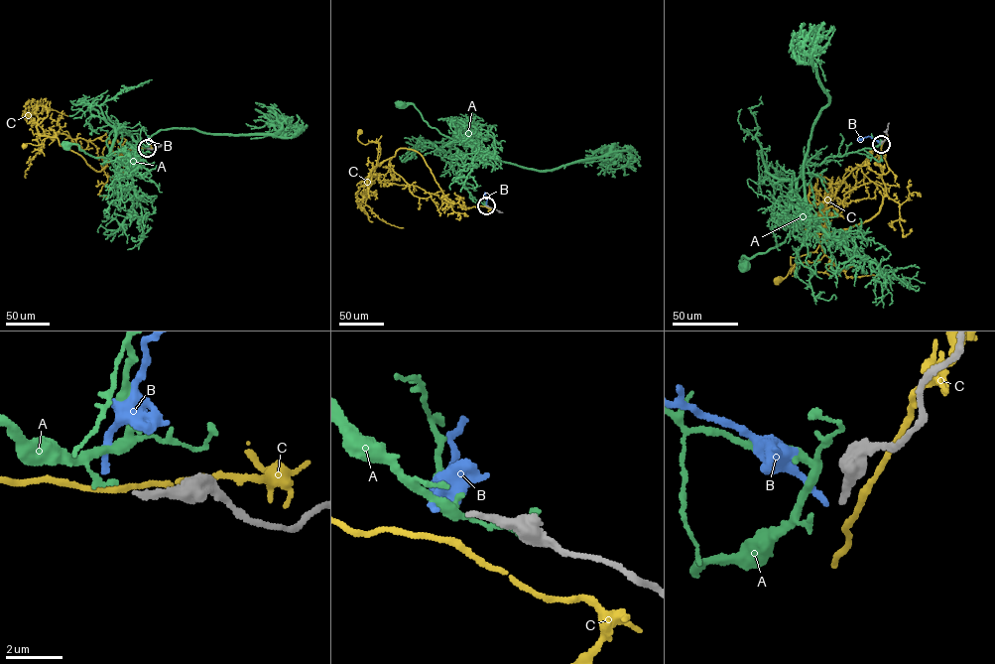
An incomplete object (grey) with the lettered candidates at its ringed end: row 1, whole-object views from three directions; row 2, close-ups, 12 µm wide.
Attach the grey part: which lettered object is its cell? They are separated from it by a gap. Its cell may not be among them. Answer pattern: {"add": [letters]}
{"add": []}

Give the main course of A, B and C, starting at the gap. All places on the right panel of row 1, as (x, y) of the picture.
A: (880, 144), (807, 163), (797, 187), (808, 228), (808, 218), (784, 242), (743, 255), (743, 264)
B: (880, 143), (870, 136), (859, 137)
C: (882, 143), (889, 170), (880, 210), (802, 241), (806, 230), (818, 247), (790, 257), (778, 280)

